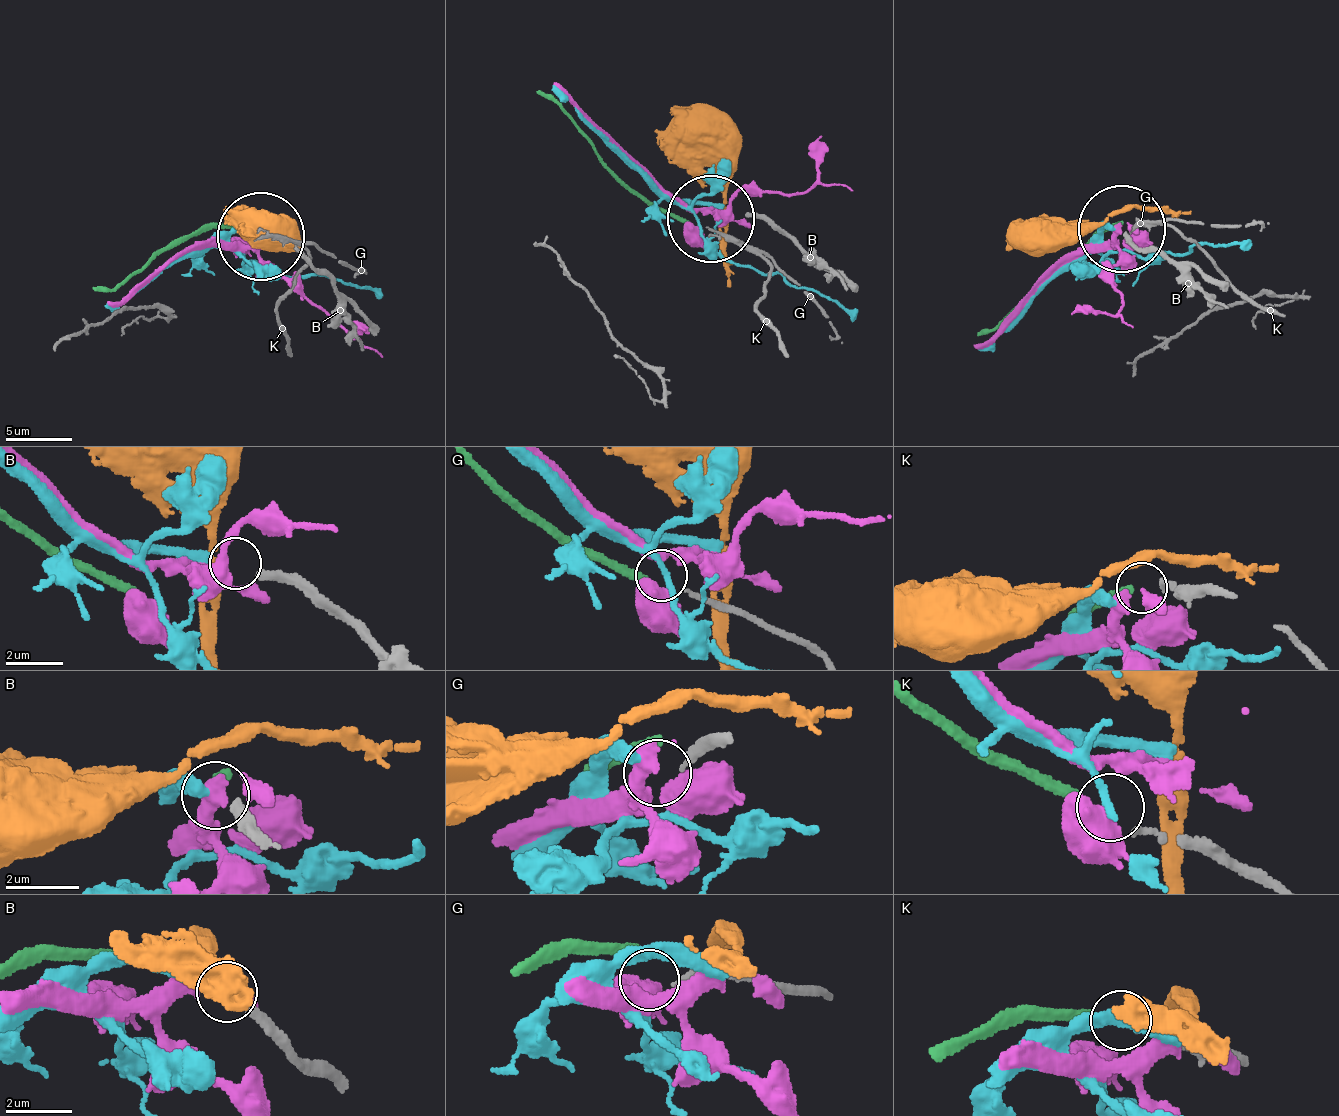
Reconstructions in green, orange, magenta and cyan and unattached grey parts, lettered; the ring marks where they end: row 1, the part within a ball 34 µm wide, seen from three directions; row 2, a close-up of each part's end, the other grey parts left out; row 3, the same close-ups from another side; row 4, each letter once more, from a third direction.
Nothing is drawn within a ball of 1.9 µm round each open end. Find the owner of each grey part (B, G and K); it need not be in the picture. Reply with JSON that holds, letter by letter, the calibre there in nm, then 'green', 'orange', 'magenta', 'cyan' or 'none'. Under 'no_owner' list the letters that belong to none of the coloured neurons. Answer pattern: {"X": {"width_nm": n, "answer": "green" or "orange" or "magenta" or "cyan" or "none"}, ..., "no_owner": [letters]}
{"B": {"width_nm": 320, "answer": "cyan"}, "G": {"width_nm": 180, "answer": "none"}, "K": {"width_nm": 180, "answer": "green"}, "no_owner": ["G"]}

